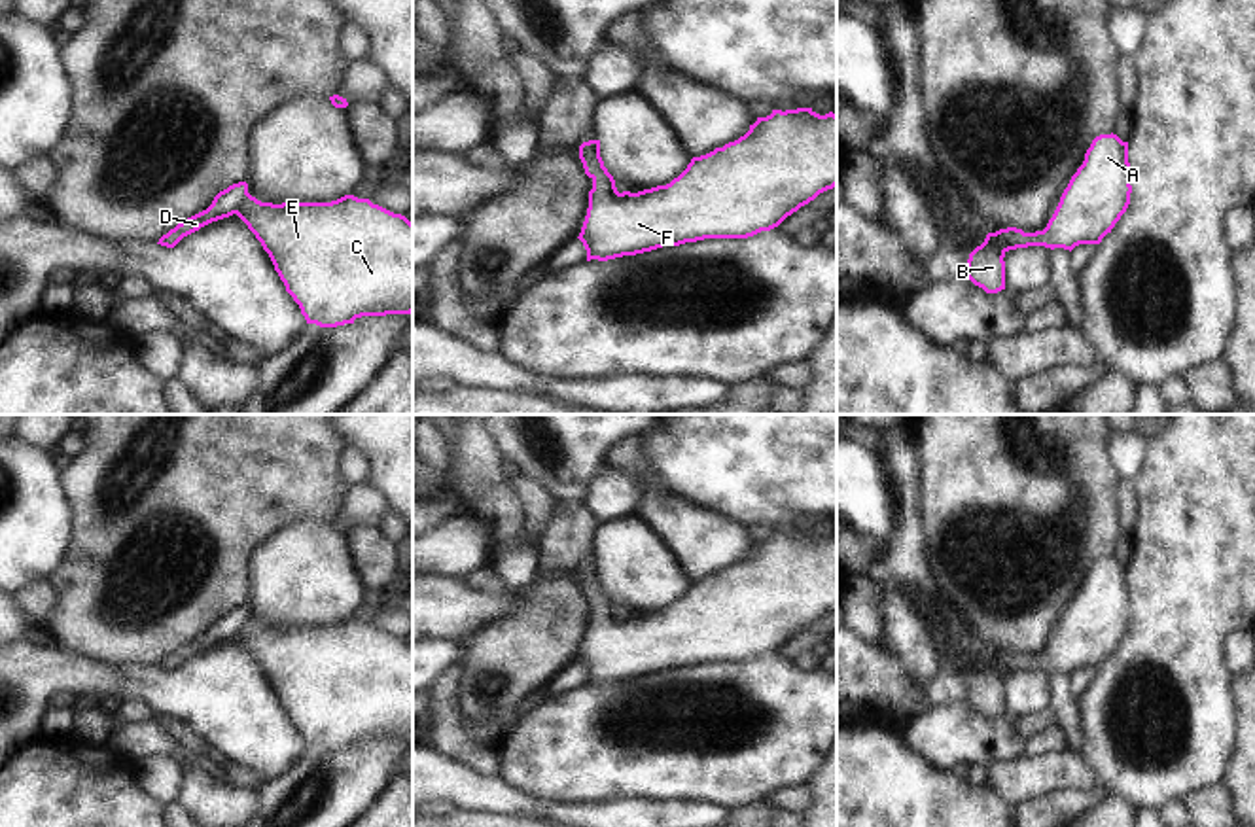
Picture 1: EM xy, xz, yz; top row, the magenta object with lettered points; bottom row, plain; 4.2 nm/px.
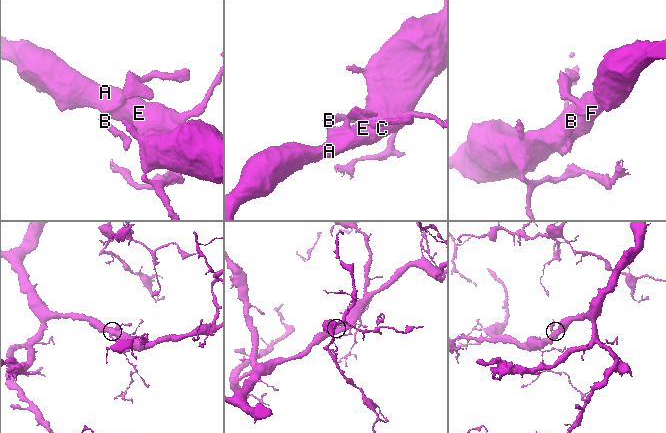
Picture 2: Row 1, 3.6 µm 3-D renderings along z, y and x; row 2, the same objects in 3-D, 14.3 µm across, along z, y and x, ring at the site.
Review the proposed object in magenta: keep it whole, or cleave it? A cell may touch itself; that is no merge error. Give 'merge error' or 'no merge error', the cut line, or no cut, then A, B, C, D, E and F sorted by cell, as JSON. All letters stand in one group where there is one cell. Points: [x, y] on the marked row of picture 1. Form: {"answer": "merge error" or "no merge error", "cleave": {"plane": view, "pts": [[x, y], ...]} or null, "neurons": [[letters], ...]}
{"answer": "no merge error", "cleave": null, "neurons": [["A", "B", "C", "D", "E", "F"]]}

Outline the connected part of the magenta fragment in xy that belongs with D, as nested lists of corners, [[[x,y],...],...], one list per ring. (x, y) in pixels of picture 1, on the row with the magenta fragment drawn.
[[[239,182],[220,191],[212,204],[184,220],[157,244],[174,248],[201,227],[237,214],[269,254],[286,291],[307,324],[337,327],[362,316],[413,312],[413,223],[369,199],[345,195],[331,202],[261,202]]]

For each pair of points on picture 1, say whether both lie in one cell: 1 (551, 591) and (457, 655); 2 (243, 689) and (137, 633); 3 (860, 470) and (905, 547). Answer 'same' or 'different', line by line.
1: different
2: different
3: different

